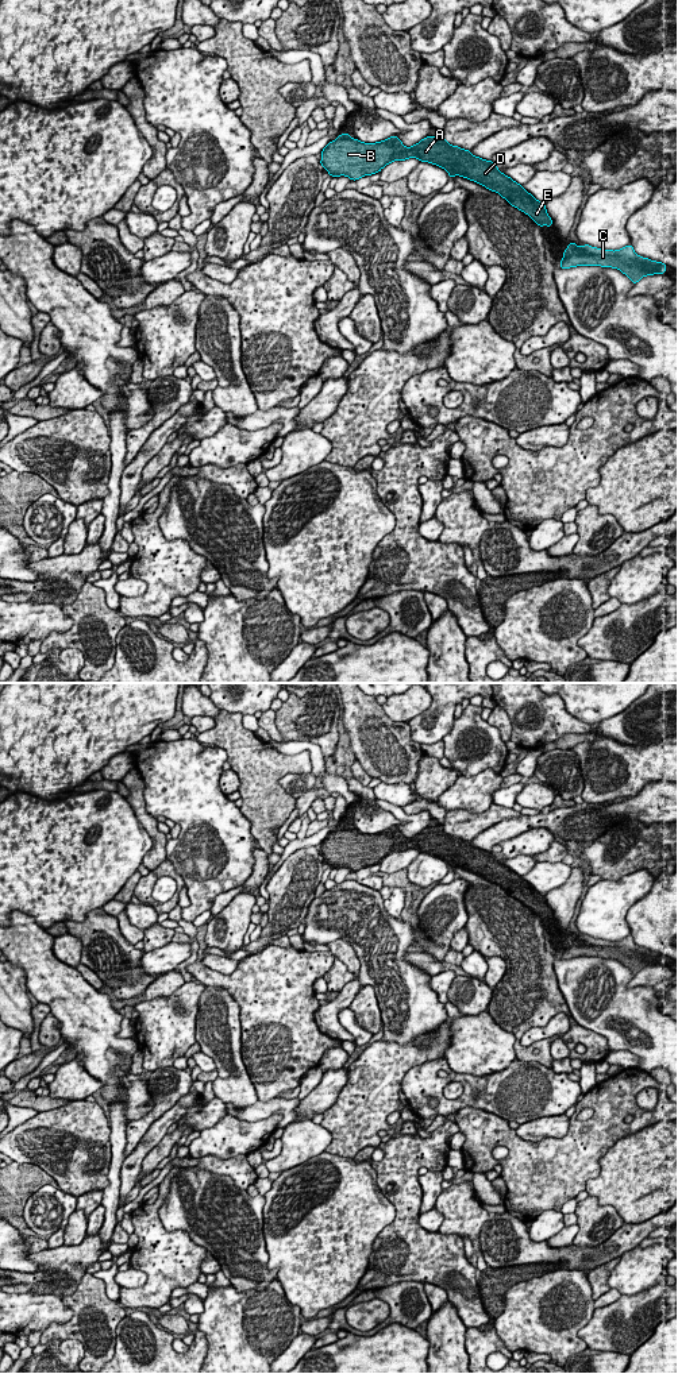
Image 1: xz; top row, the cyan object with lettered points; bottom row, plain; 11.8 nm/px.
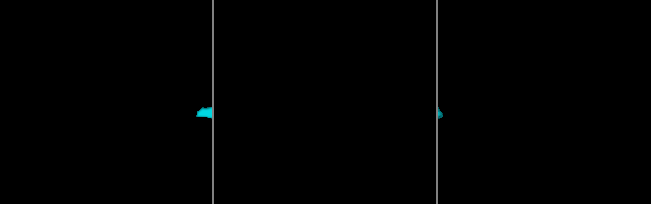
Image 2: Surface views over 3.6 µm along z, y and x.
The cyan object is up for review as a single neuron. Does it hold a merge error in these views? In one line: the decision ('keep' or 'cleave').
keep

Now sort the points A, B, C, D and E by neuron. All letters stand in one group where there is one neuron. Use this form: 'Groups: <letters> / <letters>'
Groups: A B C D E

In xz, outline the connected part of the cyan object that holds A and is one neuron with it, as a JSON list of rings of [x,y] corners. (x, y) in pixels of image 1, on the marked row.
[[[344,132],[330,142],[320,154],[320,165],[330,175],[346,175],[353,181],[380,173],[390,162],[417,158],[420,162],[444,169],[450,178],[461,175],[498,193],[539,227],[552,227],[544,202],[501,173],[497,163],[475,157],[469,150],[452,146],[442,138],[429,135],[415,146],[405,147],[396,135],[382,142],[365,143]]]

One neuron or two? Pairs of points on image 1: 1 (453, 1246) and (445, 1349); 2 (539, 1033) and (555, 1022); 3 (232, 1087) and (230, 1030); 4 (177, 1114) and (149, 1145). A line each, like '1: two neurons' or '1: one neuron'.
1: two neurons
2: one neuron
3: one neuron
4: one neuron

